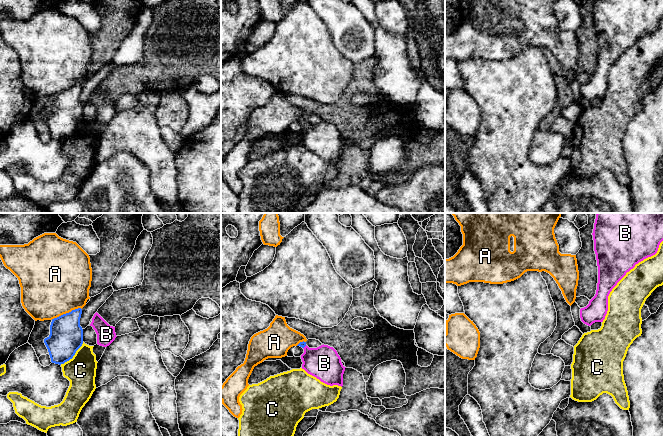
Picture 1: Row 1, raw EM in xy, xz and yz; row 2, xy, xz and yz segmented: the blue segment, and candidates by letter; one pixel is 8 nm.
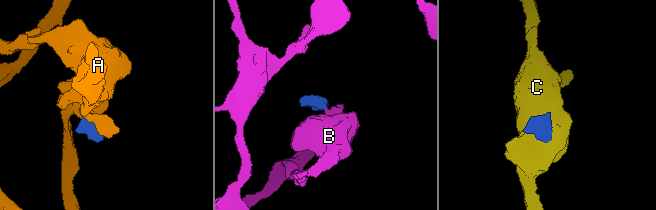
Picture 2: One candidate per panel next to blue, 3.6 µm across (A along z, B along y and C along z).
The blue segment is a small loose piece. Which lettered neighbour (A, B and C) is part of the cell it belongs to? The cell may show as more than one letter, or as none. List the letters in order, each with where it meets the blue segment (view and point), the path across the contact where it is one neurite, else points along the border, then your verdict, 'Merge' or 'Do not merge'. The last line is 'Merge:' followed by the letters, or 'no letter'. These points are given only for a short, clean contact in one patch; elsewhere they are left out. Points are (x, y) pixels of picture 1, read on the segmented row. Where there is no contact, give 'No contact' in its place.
A: Touches blue at xy (66, 313). Boundary: xy (81, 308), (75, 308), (51, 319). Do not merge
B: Touches blue at xz (304, 346). Path across: xz (302, 344), (304, 346), (320, 362), (324, 363). Merge
C: Touches blue at xy (73, 355). Boundary: xy (83, 342), (71, 358), (60, 364). Do not merge
Merge: B

